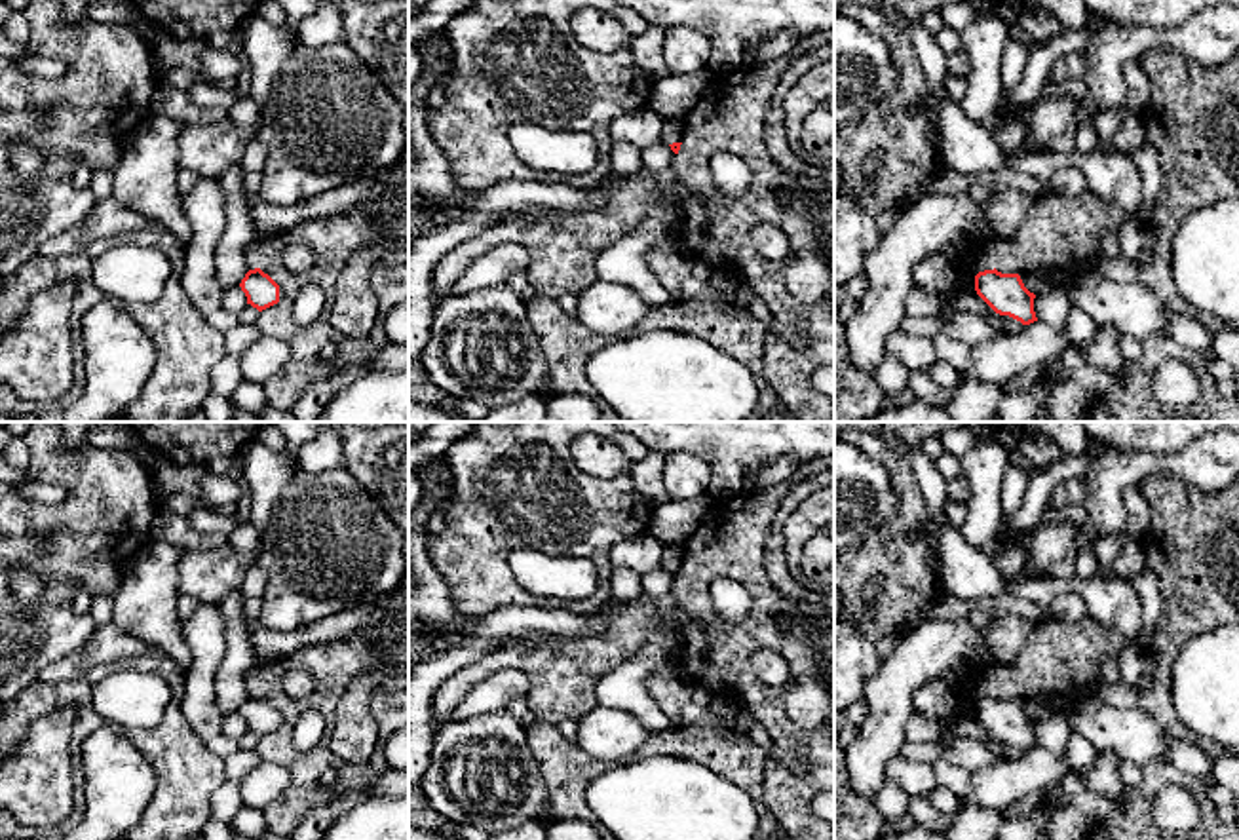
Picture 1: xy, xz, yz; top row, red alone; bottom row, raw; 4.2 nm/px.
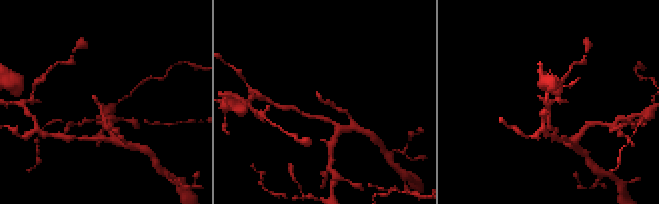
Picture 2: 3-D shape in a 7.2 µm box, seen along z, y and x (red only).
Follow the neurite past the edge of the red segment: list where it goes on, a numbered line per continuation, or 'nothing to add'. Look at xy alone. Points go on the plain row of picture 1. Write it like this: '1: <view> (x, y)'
nothing to add

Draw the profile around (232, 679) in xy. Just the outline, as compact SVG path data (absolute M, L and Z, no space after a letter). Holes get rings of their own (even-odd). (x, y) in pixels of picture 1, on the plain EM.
M236 589L219 602L226 621L226 654L215 673L215 694L224 716L239 713L260 663L253 652L243 601L241 589Z

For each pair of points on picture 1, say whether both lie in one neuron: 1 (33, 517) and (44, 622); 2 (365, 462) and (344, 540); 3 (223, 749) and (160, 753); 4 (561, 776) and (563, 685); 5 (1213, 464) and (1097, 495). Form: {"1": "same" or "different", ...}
{"1": "different", "2": "different", "3": "different", "4": "different", "5": "same"}

